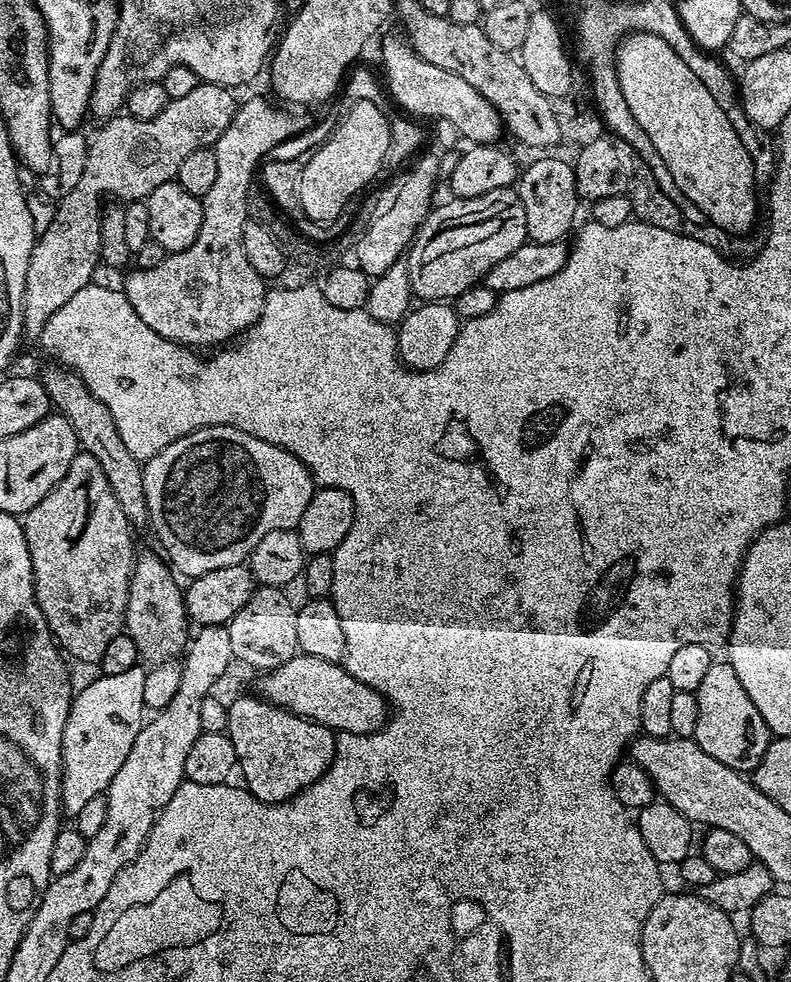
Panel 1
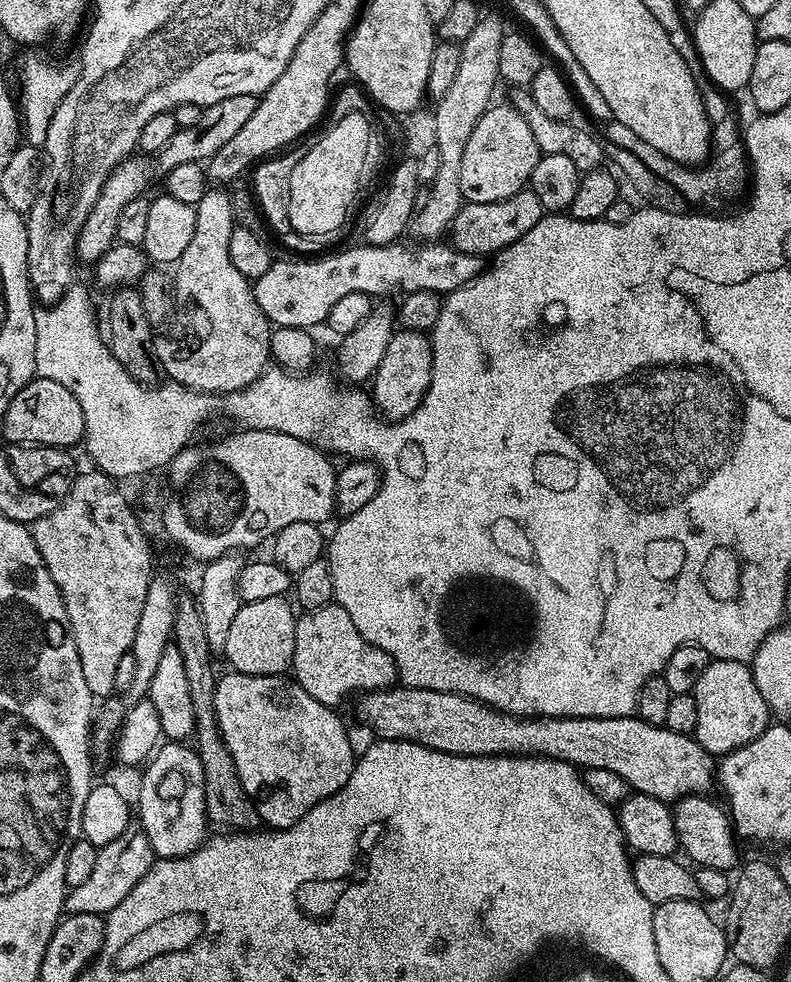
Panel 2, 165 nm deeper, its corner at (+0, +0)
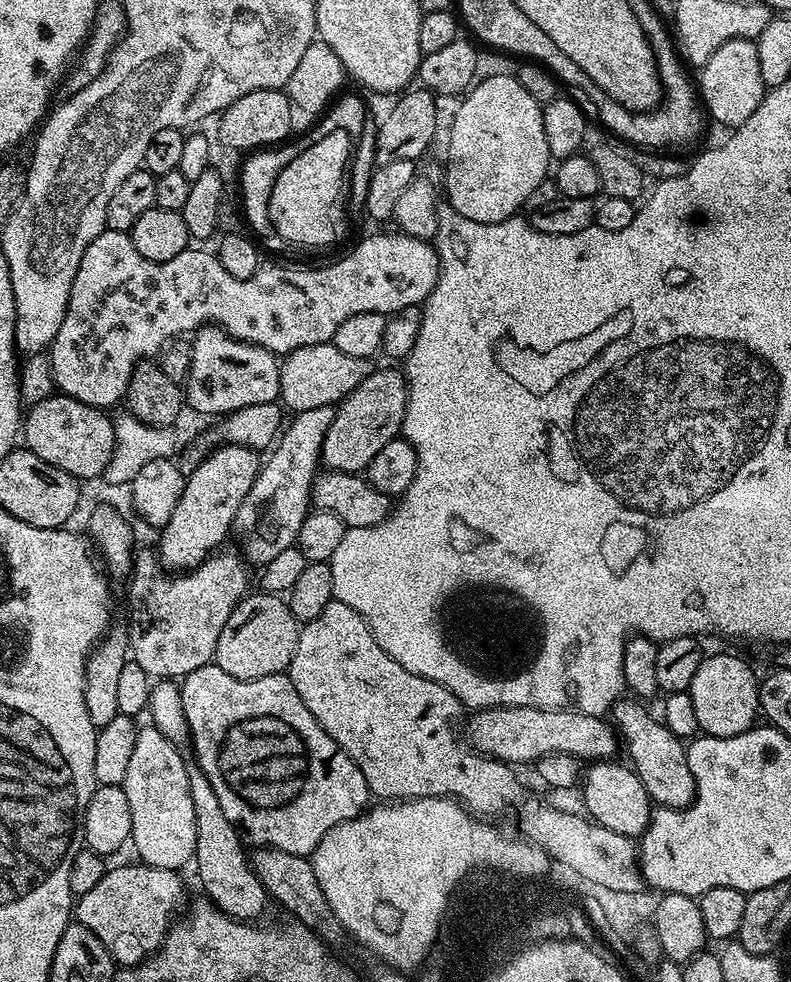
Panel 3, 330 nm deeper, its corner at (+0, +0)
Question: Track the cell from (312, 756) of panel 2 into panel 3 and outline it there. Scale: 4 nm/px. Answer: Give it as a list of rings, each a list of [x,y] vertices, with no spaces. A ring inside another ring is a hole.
[[[213,662],[194,670],[189,676],[183,677],[180,693],[182,694],[182,710],[186,714],[188,722],[190,745],[192,744],[193,750],[196,751],[193,752],[194,759],[198,762],[202,772],[206,774],[206,778],[210,778],[210,786],[214,786],[214,794],[218,794],[218,802],[222,805],[226,818],[230,818],[232,825],[249,845],[277,848],[286,850],[286,854],[311,857],[318,842],[322,842],[322,838],[331,828],[353,820],[355,816],[361,815],[369,807],[370,793],[362,770],[358,770],[358,766],[346,754],[346,750],[342,750],[338,746],[338,742],[334,742],[334,738],[330,738],[330,734],[326,734],[326,730],[322,730],[322,726],[316,721],[314,714],[310,714],[310,710],[306,710],[306,702],[302,702],[302,698],[298,698],[298,690],[294,690],[294,682],[290,682],[287,674],[279,672],[270,674],[266,678],[239,680],[226,674],[226,670],[222,670]]]

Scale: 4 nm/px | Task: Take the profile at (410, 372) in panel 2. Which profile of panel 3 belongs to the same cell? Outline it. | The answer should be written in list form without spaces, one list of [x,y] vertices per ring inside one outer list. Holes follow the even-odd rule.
[[[377,367],[353,392],[345,396],[338,404],[334,414],[334,422],[330,422],[330,430],[326,430],[326,442],[320,455],[323,467],[333,472],[363,473],[368,464],[386,446],[386,442],[397,439],[404,427],[404,415],[408,409],[408,378],[403,371],[396,368]]]

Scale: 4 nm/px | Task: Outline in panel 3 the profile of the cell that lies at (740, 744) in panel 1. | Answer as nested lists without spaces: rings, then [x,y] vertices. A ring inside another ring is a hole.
[[[728,652],[705,655],[694,682],[688,687],[690,698],[694,698],[694,711],[698,717],[700,732],[706,736],[733,736],[748,731],[756,723],[760,712],[760,685],[758,676],[740,656]]]

